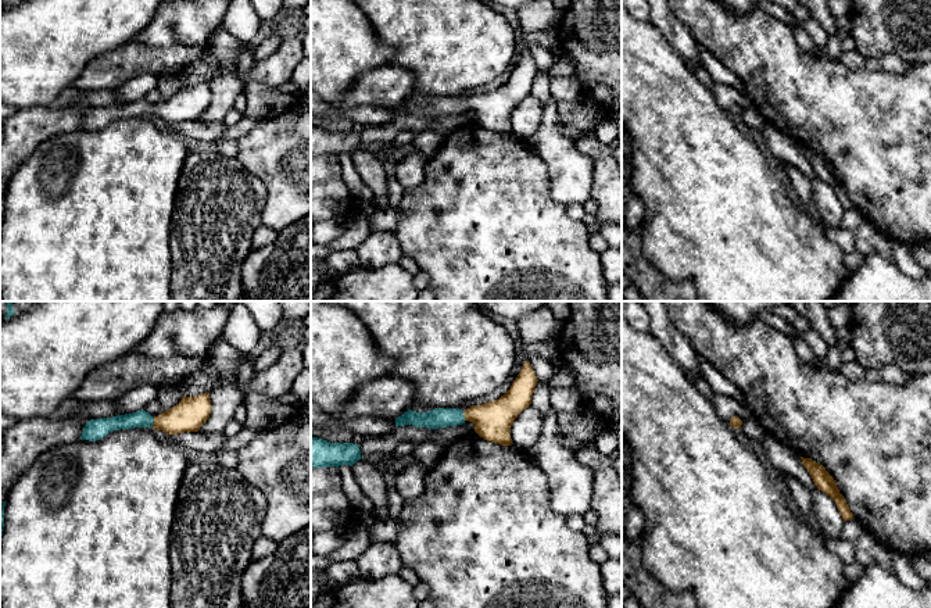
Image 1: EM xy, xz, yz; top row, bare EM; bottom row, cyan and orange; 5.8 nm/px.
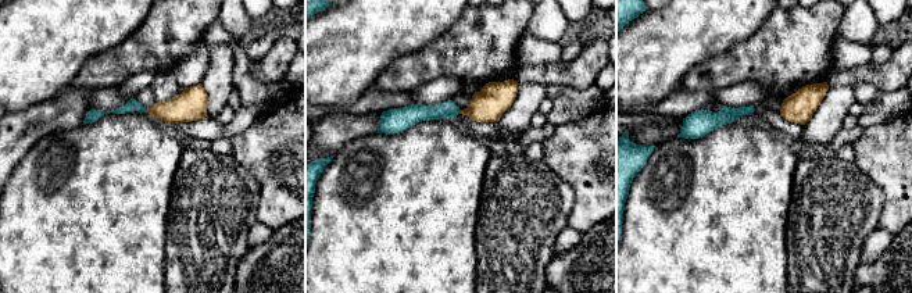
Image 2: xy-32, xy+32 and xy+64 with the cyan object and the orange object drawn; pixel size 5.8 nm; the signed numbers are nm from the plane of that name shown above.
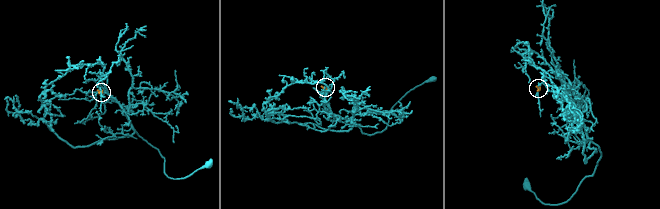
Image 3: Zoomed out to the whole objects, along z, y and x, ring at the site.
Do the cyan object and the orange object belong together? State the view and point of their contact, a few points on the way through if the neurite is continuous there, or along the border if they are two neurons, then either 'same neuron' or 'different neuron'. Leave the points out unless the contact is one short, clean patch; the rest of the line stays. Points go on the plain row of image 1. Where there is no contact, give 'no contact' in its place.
meets cyan in xy at (153, 110); runs through xy (140, 107), (153, 110), (176, 110), (188, 104); same neuron

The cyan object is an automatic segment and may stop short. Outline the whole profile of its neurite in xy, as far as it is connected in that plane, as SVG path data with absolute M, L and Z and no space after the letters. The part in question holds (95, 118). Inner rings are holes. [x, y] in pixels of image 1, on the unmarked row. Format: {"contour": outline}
{"contour": "M203 82L194 86L183 85L179 93L164 100L158 105L151 105L144 99L140 99L112 107L90 108L83 117L80 129L96 130L112 119L133 117L151 117L162 119L166 124L198 121L201 114L210 107L210 103L210 82Z"}

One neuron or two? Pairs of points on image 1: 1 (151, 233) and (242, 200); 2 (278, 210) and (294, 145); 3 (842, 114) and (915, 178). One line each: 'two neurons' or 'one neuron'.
1: two neurons
2: one neuron
3: one neuron

